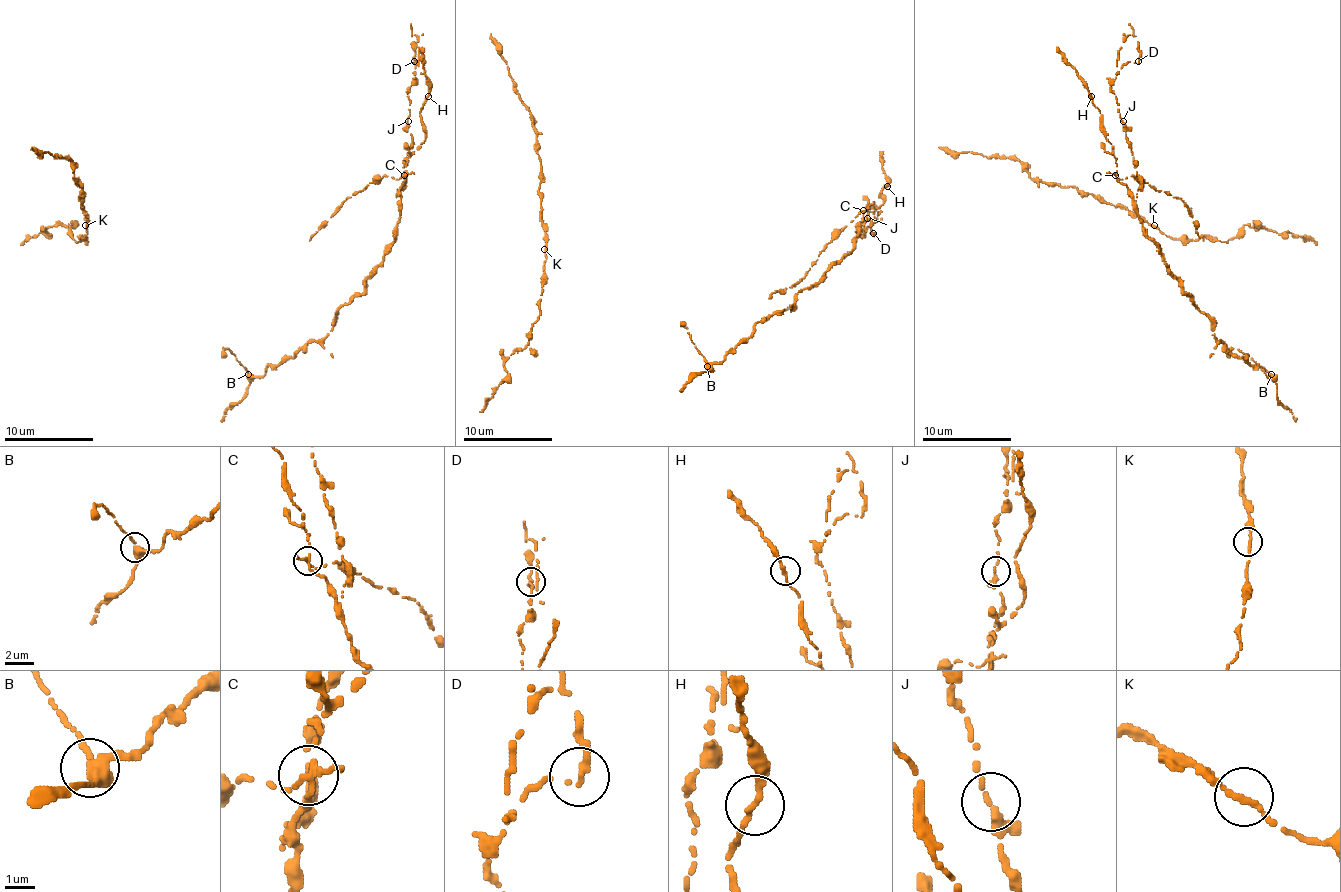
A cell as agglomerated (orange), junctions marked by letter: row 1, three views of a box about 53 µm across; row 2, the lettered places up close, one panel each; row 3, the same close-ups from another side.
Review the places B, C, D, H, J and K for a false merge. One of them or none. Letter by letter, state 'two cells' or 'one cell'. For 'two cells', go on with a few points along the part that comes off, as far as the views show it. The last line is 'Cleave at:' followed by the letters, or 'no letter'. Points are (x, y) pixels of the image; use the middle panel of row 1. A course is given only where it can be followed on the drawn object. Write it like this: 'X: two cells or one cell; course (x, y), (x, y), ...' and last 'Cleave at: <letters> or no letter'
B: one cell
C: two cells; course (862, 211), (829, 242), (807, 275), (769, 298)
D: one cell
H: one cell
J: one cell
K: one cell
Cleave at: C

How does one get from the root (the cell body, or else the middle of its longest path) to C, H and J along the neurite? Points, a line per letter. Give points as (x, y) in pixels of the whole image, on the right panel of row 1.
C: (1267, 376), (1211, 334), (1211, 321), (1194, 305), (1145, 234), (1136, 201), (1116, 174)
H: (1267, 376), (1211, 334), (1211, 321), (1145, 234), (1131, 192), (1116, 179), (1114, 148), (1091, 96)
J: (1267, 376), (1211, 334), (1211, 321), (1194, 305), (1145, 234), (1131, 196), (1140, 188), (1140, 176), (1123, 121)

